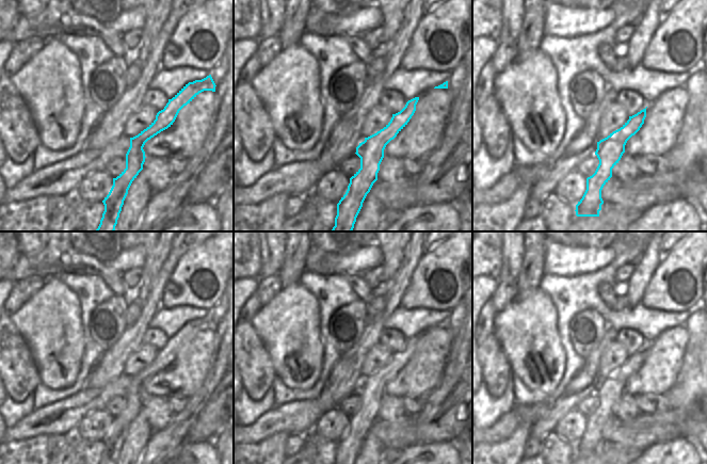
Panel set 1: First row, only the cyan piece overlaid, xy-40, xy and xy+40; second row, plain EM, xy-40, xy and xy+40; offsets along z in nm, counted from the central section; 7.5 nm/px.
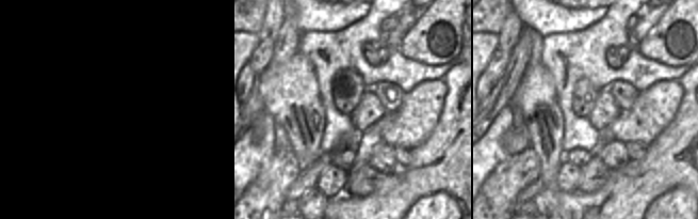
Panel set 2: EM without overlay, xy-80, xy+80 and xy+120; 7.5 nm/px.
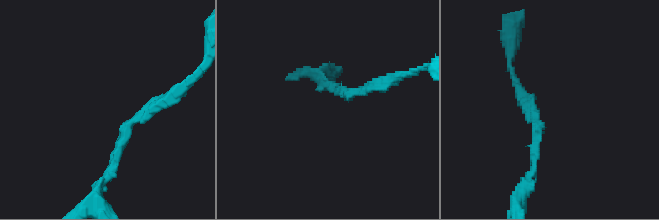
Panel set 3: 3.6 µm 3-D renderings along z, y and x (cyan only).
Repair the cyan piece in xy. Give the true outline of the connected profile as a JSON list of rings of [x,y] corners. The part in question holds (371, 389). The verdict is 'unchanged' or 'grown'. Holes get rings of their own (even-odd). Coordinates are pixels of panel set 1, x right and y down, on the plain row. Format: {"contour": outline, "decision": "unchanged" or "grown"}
{"contour": [[[419,336],[408,339],[405,346],[392,353],[390,361],[376,372],[365,377],[356,386],[360,397],[360,407],[350,417],[346,433],[337,443],[335,464],[354,464],[363,442],[377,419],[380,403],[386,384],[407,364],[416,350]]], "decision": "unchanged"}

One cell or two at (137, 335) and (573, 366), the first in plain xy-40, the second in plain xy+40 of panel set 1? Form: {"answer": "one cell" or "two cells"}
{"answer": "two cells"}

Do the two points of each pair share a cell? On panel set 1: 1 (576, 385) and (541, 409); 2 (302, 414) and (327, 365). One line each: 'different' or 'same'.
1: same
2: different

